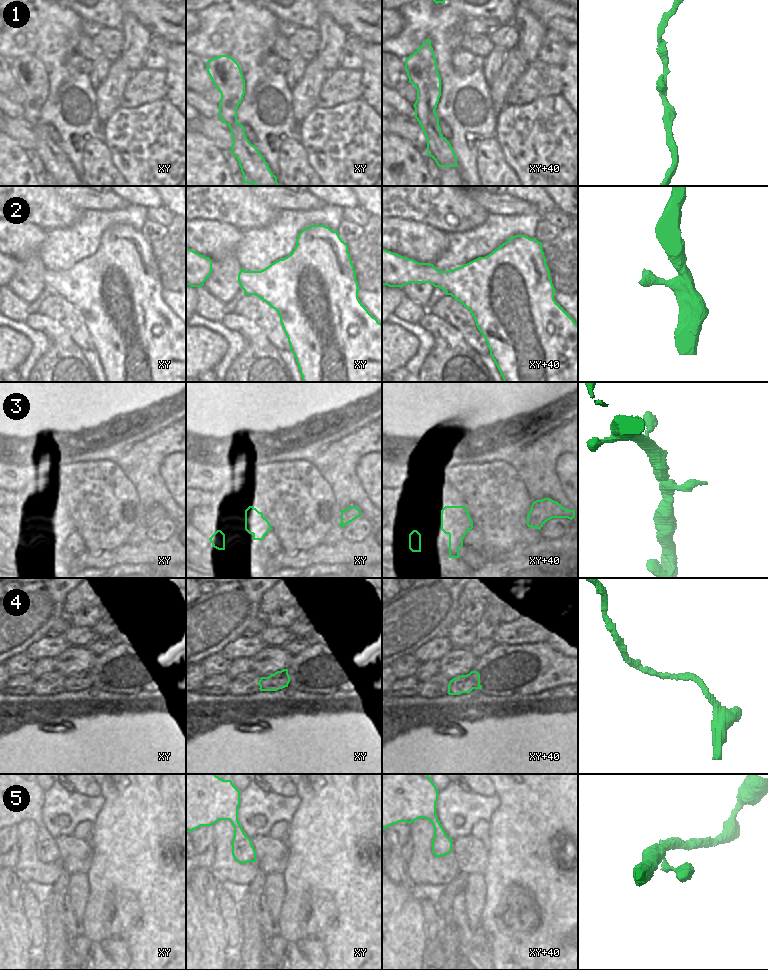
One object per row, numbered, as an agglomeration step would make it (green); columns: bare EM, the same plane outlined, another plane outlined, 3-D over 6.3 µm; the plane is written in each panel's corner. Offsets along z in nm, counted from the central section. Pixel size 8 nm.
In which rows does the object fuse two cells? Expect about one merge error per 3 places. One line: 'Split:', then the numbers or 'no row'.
Split: no row

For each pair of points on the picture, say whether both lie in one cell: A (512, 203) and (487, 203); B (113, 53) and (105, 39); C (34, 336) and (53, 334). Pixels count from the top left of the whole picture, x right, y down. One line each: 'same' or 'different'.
A: same
B: same
C: different

